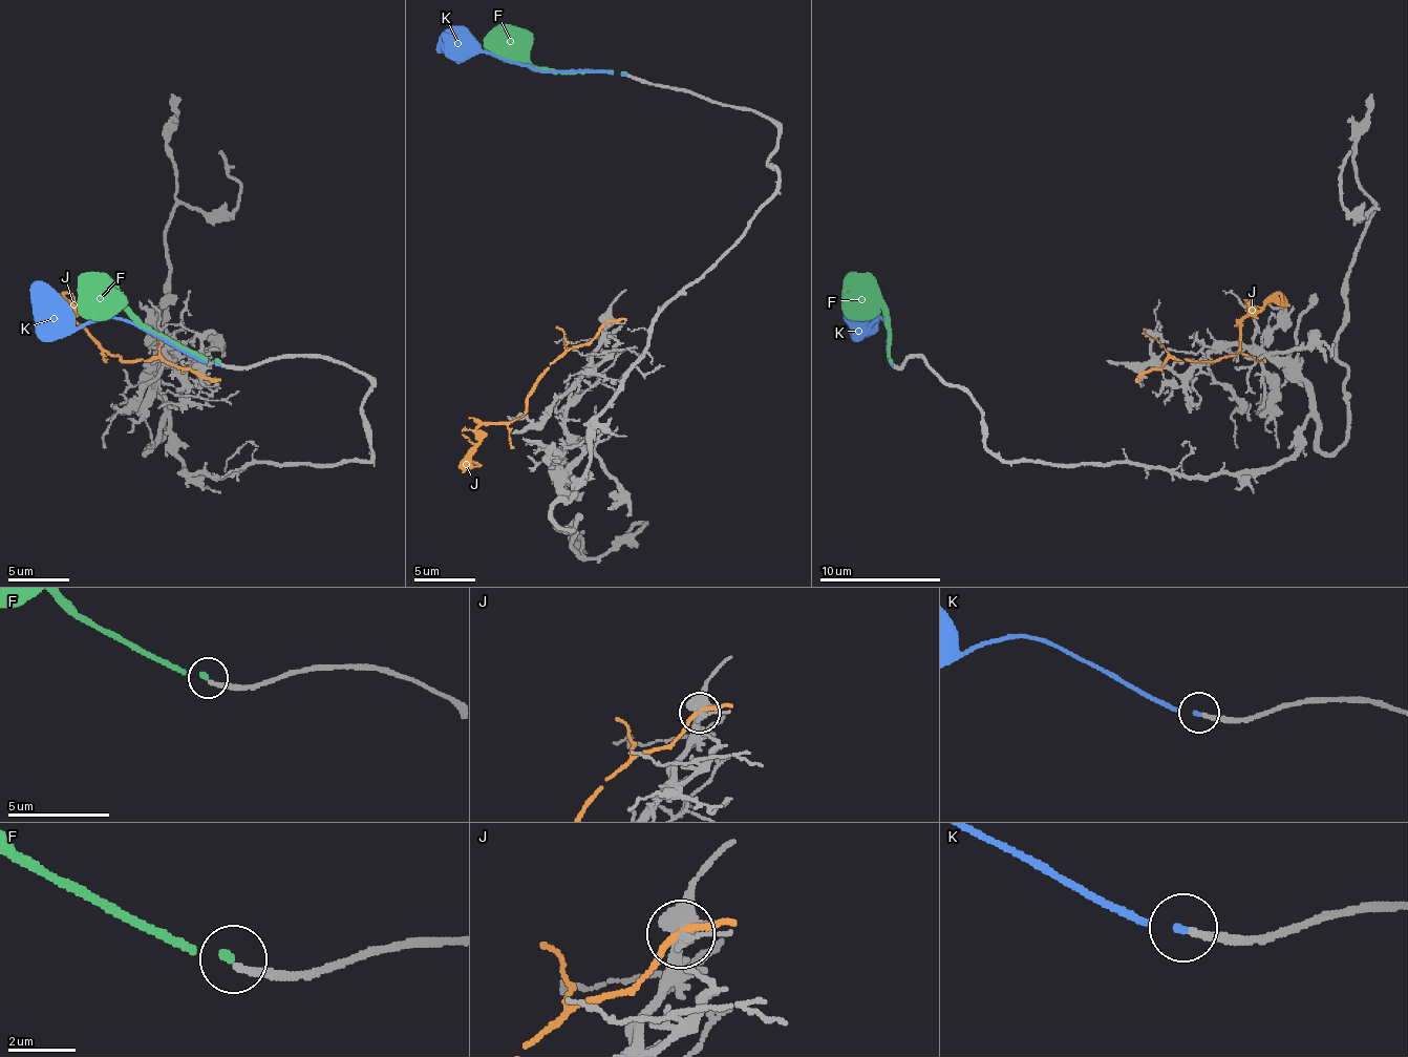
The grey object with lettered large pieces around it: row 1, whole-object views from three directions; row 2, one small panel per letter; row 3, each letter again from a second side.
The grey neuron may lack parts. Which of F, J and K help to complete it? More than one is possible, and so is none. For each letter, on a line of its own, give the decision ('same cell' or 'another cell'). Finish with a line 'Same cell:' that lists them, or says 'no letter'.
F: another cell
J: another cell
K: same cell
Same cell: K

